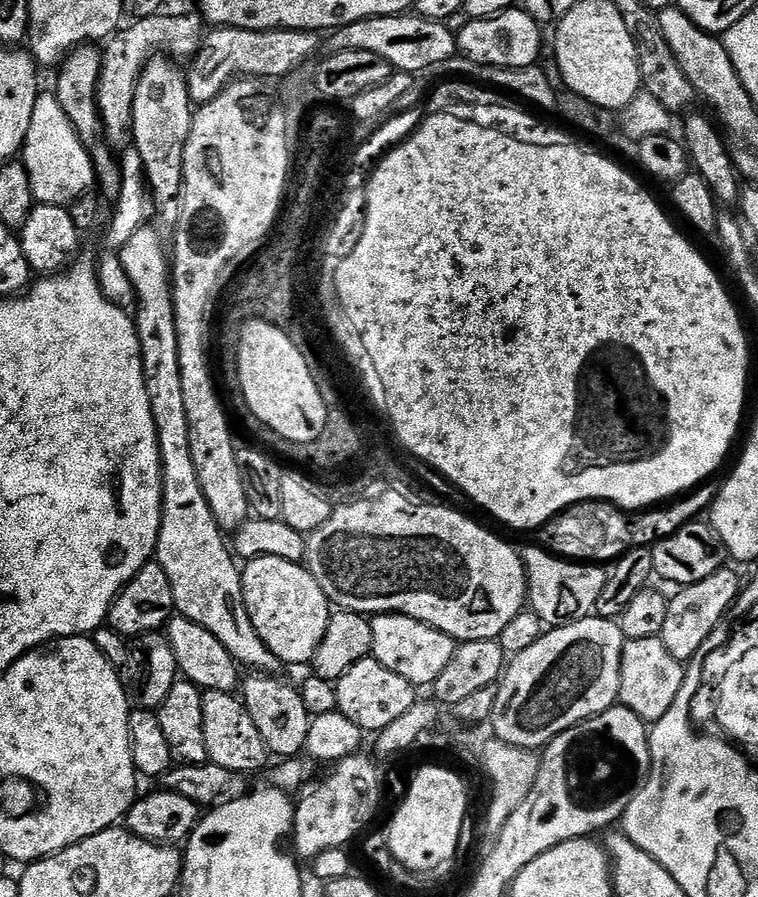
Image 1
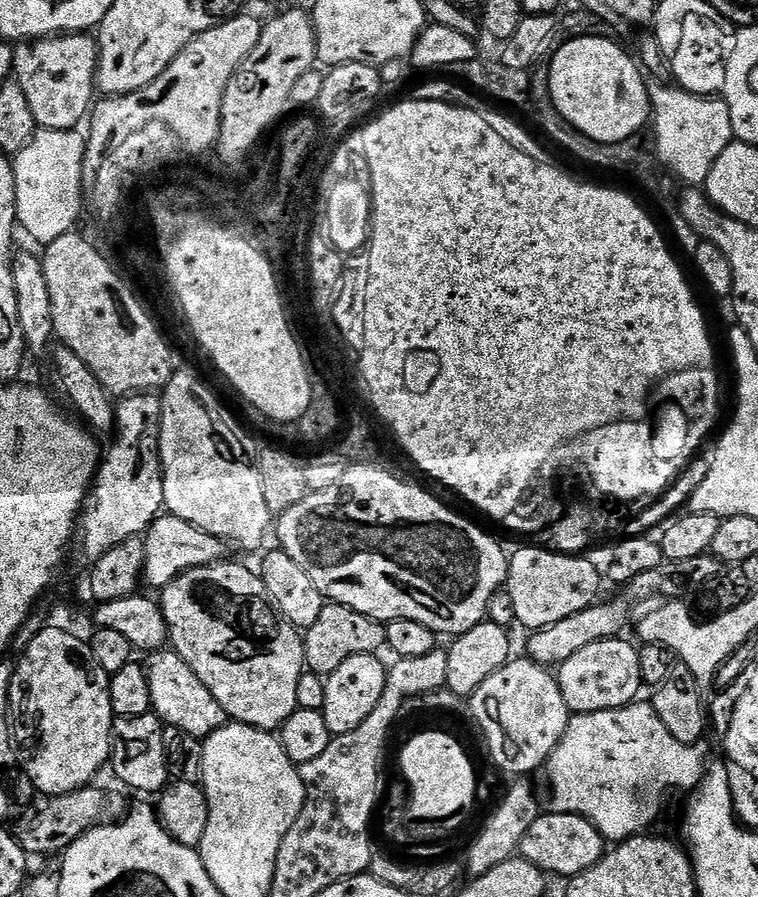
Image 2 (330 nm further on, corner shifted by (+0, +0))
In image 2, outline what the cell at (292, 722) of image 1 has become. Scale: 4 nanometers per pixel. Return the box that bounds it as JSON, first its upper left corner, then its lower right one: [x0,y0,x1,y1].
[158,562,306,733]

